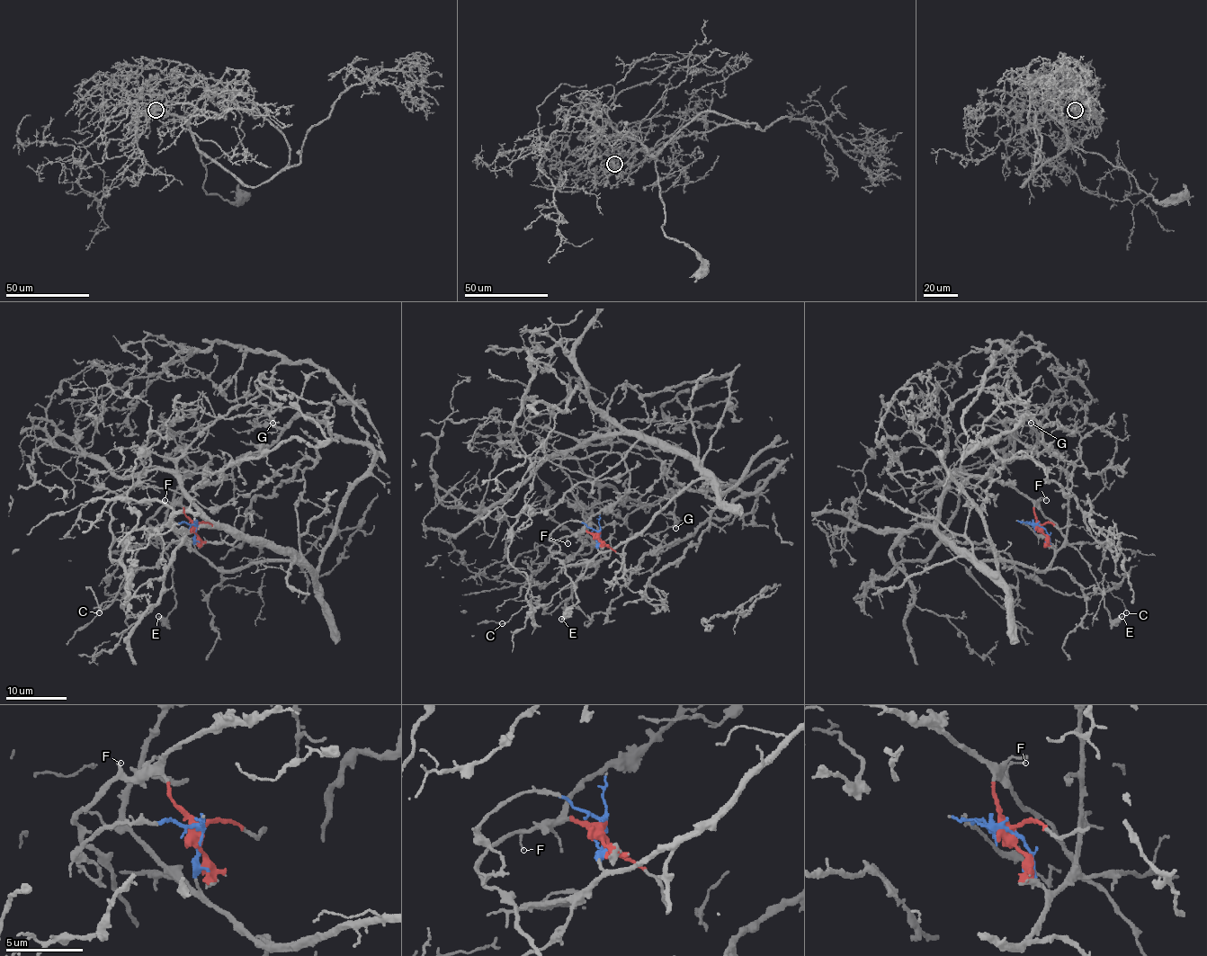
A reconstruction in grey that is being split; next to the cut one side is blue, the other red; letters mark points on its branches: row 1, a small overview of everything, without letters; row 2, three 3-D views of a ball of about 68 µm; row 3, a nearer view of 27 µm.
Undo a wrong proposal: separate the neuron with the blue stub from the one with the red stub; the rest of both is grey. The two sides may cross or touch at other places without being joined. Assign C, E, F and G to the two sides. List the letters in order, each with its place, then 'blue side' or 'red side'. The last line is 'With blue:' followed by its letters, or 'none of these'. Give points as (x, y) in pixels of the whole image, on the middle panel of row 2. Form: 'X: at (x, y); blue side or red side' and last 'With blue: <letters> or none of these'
C: at (502, 623); blue side
E: at (561, 619); red side
F: at (567, 543); red side
G: at (675, 528); blue side
With blue: C, G

